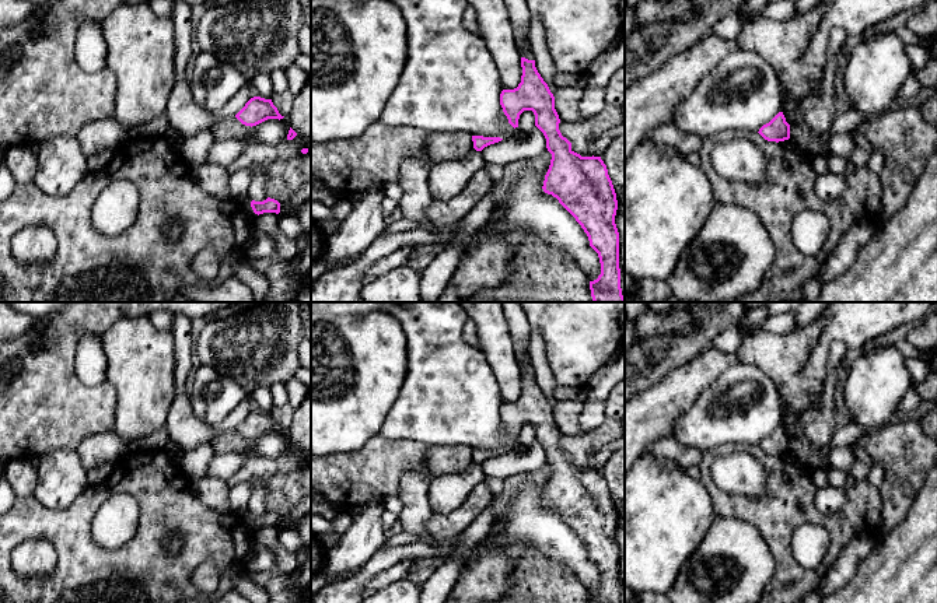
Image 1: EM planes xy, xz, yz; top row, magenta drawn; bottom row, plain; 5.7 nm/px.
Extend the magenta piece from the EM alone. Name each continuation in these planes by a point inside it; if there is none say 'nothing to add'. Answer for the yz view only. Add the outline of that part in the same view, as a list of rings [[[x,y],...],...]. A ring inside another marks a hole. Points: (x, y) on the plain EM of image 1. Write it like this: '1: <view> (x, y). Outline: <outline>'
nothing to add

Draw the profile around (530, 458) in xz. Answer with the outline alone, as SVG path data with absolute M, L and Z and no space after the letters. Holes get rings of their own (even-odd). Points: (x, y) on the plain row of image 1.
M535 439L518 451L501 453L485 460L480 467L487 477L504 480L524 471L535 471L548 464L543 446Z

